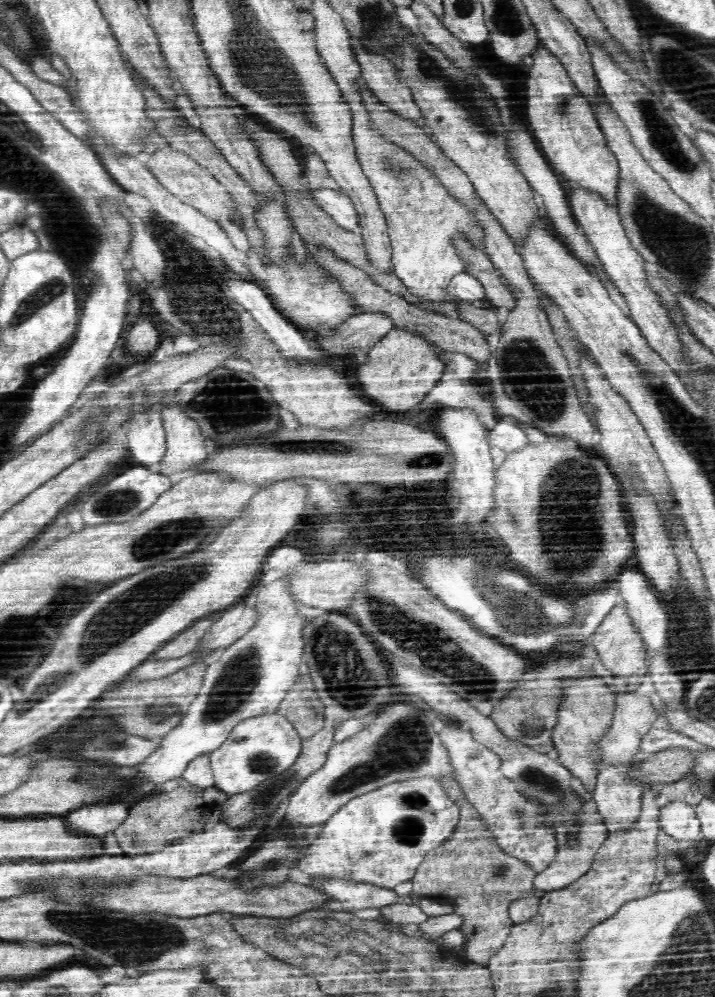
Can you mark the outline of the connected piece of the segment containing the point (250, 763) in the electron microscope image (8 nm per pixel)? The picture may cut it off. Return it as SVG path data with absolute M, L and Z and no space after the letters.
M264 713L238 724L211 756L211 769L215 788L226 795L235 795L253 789L272 775L287 771L301 753L303 740L296 727L284 715Z

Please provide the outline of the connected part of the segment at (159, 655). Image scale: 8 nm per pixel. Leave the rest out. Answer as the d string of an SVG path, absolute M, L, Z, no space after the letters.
M216 611L208 616L200 617L191 627L184 629L173 639L166 641L162 646L158 647L152 658L156 660L180 658L185 654L192 653L198 648L198 644L204 638L206 630L216 622L217 618L220 618L221 613L224 611Z

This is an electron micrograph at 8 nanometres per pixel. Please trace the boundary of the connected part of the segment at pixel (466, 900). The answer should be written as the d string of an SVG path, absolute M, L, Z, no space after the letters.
M440 777L437 781L459 806L459 821L448 840L424 856L422 864L411 879L412 892L420 898L433 898L455 906L452 914L463 917L458 929L463 930L464 957L474 964L486 967L489 958L504 946L514 926L509 916L510 904L514 900L530 896L541 898L536 894L540 891L534 889L534 878L538 873L532 872L523 860L505 854L497 846L497 840L492 838L483 820L460 794L460 786L456 780Z

